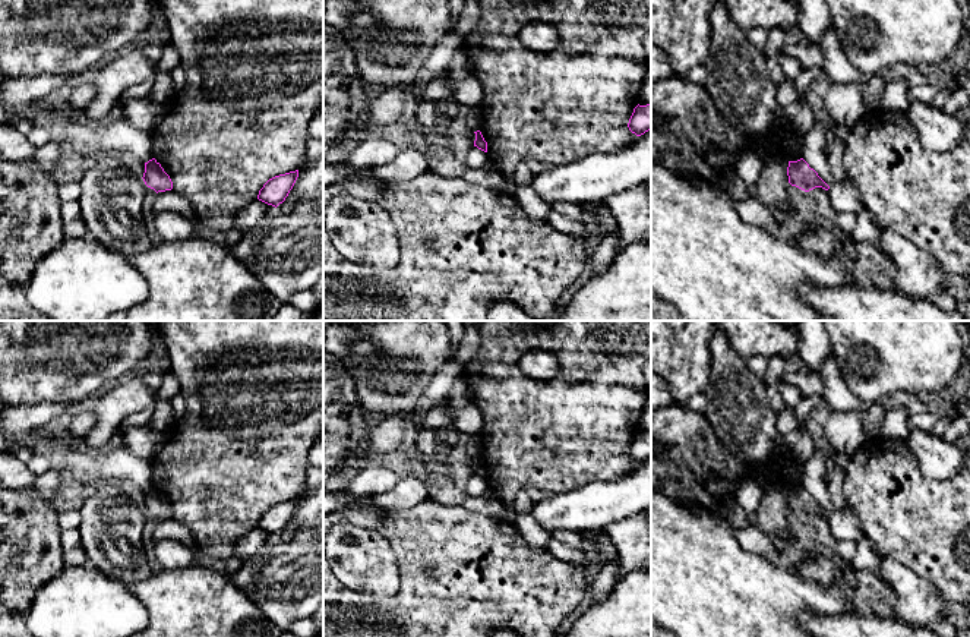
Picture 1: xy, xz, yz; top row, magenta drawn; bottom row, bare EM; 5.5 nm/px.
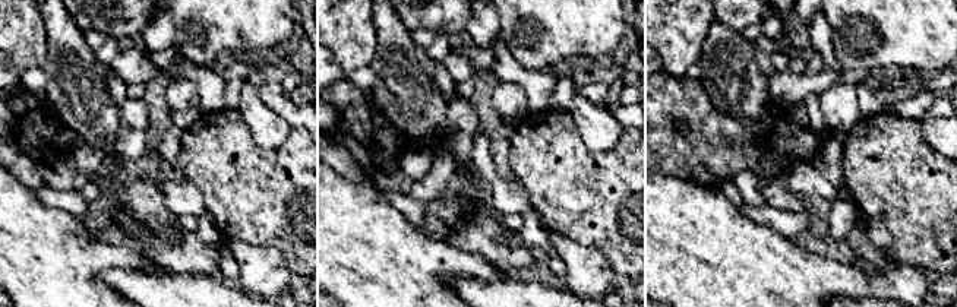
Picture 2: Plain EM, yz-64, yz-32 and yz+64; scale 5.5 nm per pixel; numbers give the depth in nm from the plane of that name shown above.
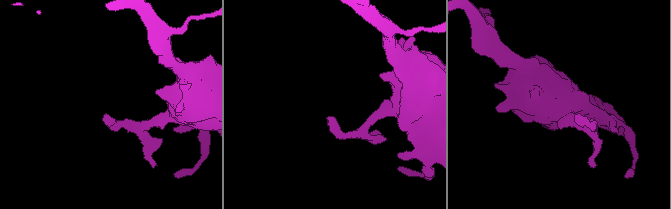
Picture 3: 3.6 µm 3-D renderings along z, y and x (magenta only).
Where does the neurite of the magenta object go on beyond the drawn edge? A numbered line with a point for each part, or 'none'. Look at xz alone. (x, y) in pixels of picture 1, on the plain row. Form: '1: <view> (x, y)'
none

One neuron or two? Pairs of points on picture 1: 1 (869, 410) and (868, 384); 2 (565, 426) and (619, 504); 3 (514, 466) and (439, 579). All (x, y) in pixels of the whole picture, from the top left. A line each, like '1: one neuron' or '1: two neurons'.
1: two neurons
2: two neurons
3: two neurons

